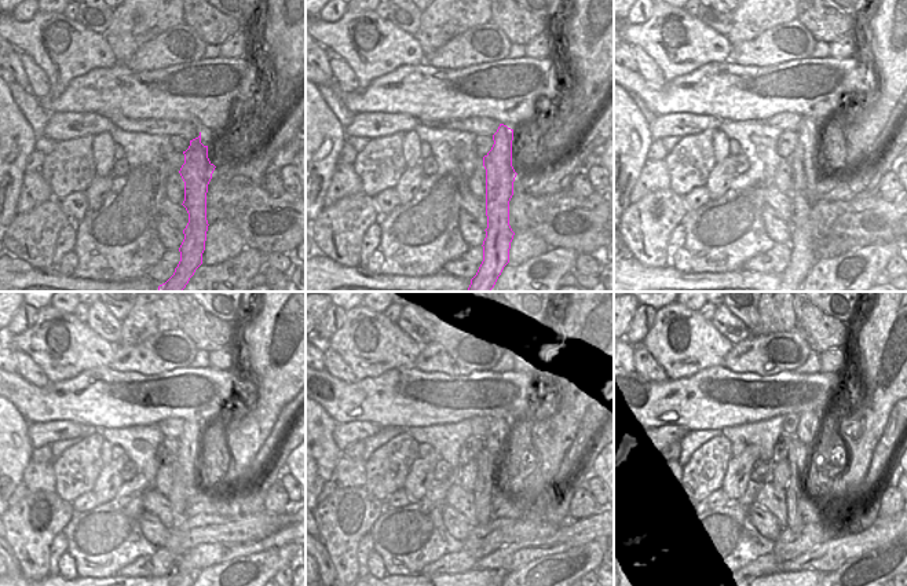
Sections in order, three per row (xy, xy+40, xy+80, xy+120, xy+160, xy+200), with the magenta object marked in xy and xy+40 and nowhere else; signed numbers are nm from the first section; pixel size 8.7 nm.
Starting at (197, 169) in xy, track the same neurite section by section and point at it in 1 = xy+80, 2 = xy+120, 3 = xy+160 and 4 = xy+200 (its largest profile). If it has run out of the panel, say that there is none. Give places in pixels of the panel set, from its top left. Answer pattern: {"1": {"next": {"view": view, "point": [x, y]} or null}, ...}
{"1": {"next": {"view": "xy+80", "point": [803, 161]}}, "2": {"next": {"view": "xy+120", "point": [189, 440]}}, "3": {"next": {"view": "xy+160", "point": [497, 435]}}, "4": {"next": {"view": "xy+200", "point": [809, 422]}}}

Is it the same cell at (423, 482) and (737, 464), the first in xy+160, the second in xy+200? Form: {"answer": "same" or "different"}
{"answer": "same"}

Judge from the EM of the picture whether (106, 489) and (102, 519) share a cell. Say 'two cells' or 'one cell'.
two cells

